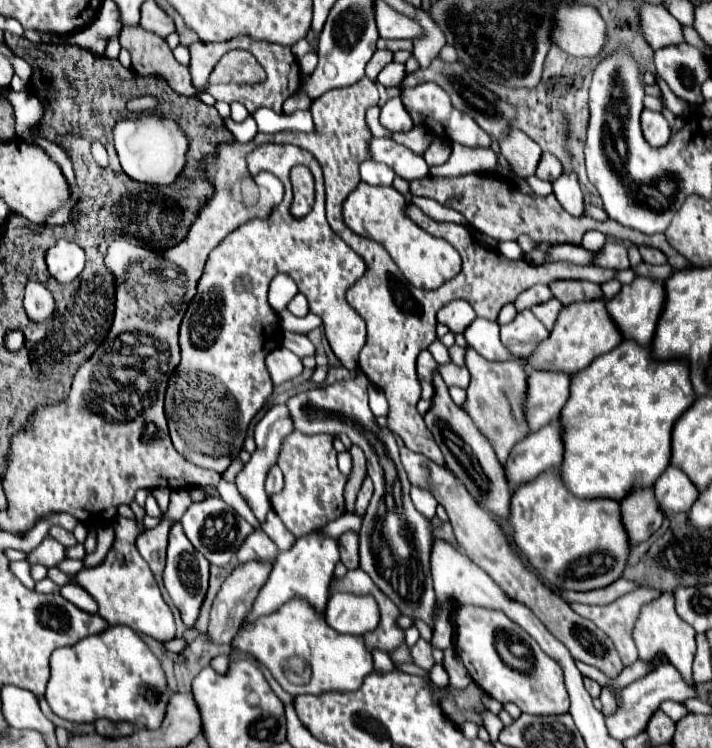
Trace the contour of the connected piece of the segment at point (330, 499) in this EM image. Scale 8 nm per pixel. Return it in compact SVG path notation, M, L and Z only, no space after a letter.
M294 430L288 436L288 442L284 442L284 450L280 452L278 464L280 464L280 470L284 472L286 484L276 498L270 498L270 502L276 514L280 516L280 520L284 522L284 526L296 538L326 526L328 522L340 518L346 512L344 508L346 476L336 466L338 452L334 450L332 442L334 442L332 434L306 436Z

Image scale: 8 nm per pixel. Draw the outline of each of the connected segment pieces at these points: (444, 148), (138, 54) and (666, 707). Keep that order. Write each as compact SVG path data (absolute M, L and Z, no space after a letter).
M436 138L428 146L428 150L424 154L424 160L426 160L428 166L434 166L434 164L444 164L448 160L448 156L450 156L450 144L444 142L444 140L440 140L440 138Z
M124 26L120 46L130 52L132 68L138 70L140 76L160 74L168 80L170 88L182 96L196 96L202 92L192 84L188 66L172 56L164 38L146 32L142 26Z
M670 700L662 702L662 704L660 704L660 710L662 710L664 714L668 714L674 722L678 722L680 718L684 718L684 714L690 714L686 706L682 706L680 702L670 702Z

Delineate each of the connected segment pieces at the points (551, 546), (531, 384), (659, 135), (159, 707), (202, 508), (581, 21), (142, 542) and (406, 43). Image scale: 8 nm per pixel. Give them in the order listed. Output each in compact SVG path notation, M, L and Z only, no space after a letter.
M548 470L544 474L540 474L540 478L536 480L530 480L530 482L524 482L520 484L514 494L512 494L512 514L508 518L508 522L512 524L514 532L512 532L512 538L516 542L516 546L520 548L520 552L528 558L528 562L532 564L532 568L546 580L546 584L550 584L552 588L560 586L560 588L568 588L568 590L596 590L596 588L604 588L612 582L616 582L624 568L626 568L626 562L628 562L628 554L630 554L630 540L628 540L628 534L624 530L624 524L622 524L622 518L620 518L620 502L616 500L610 500L610 498L596 498L596 500L578 500L572 492L568 492L568 488L564 486L562 478L560 478L560 470Z
M532 370L528 376L526 418L530 432L560 414L570 396L570 376L564 372Z
M644 110L642 116L640 116L640 124L642 124L644 140L652 148L662 148L662 146L668 144L668 140L670 140L670 126L668 126L666 118L660 112Z
M108 626L104 632L88 636L76 646L66 646L54 650L50 656L50 678L46 686L46 700L52 712L68 722L96 722L98 718L108 718L112 722L130 722L136 730L148 728L156 730L166 714L172 690L168 688L166 674L160 660L150 652L142 638L130 626Z
M208 498L200 504L190 504L186 514L180 518L180 524L184 528L184 534L192 542L192 546L202 552L210 564L214 566L226 566L240 548L240 542L254 530L242 516L234 512L222 498Z
M560 2L550 30L550 44L574 58L596 58L606 46L606 24L594 6Z
M160 518L160 524L152 530L146 530L144 534L140 534L140 538L136 540L136 548L140 552L140 556L148 562L152 574L156 576L156 580L160 582L160 574L164 570L164 562L166 562L166 546L168 546L168 532L170 526L174 522L168 518Z
M380 38L378 48L386 48L390 52L396 52L396 50L412 52L412 40L384 40L384 38Z

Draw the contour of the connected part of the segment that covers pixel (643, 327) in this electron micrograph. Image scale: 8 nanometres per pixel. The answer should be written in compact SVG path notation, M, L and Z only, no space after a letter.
M638 276L634 278L632 284L624 286L616 298L608 300L606 302L606 308L610 312L610 316L614 318L614 322L618 324L622 336L628 340L636 340L640 344L652 344L652 338L654 338L654 332L656 332L656 326L658 326L658 318L664 310L664 280L660 278L644 278L644 276Z

